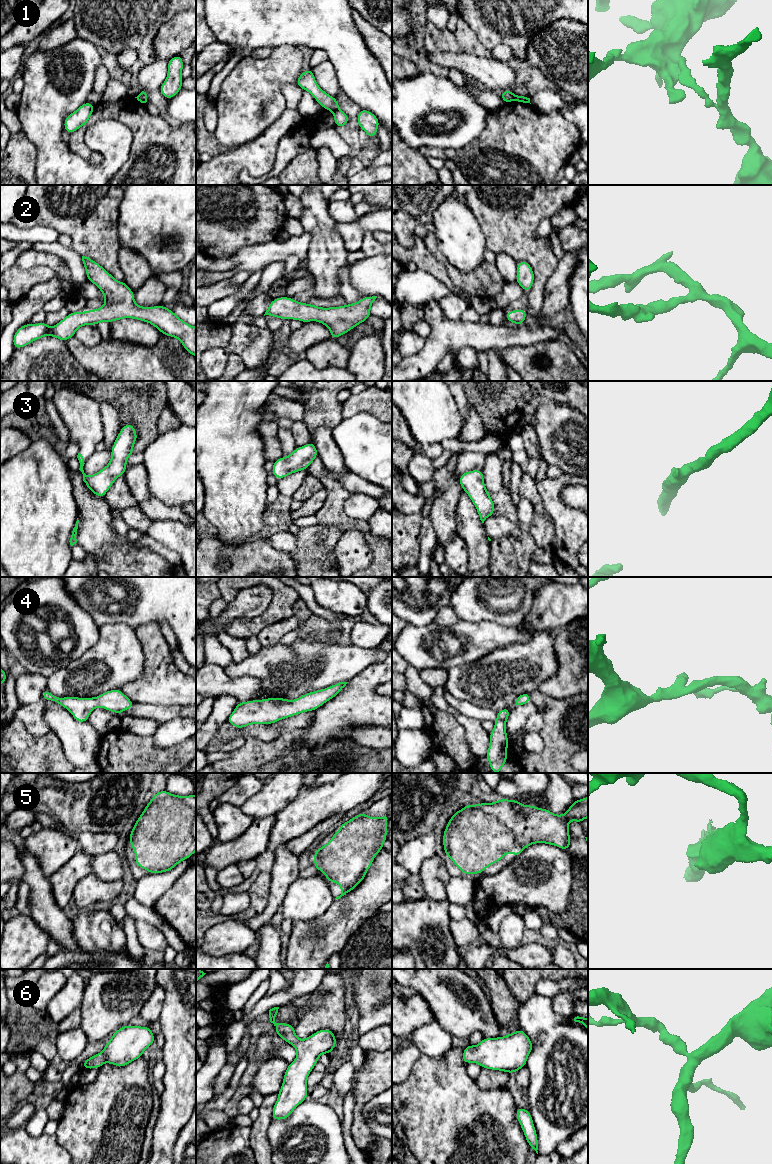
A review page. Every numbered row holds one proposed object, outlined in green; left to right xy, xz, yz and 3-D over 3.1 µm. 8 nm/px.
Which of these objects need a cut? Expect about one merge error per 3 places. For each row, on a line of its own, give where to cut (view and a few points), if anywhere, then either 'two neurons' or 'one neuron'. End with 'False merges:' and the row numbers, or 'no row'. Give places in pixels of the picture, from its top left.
1: xz (338, 109), (333, 111) | two neurons
2: no cut | one neuron
3: no cut | one neuron
4: no cut | one neuron
5: no cut | one neuron
6: no cut | one neuron
False merges: 1

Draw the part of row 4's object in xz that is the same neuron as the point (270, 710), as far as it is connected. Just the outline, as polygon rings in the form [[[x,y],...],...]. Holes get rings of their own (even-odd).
[[[339,682],[328,688],[303,694],[294,701],[285,698],[266,698],[238,702],[227,723],[241,729],[251,724],[274,724],[299,713],[314,711],[338,695],[347,683]]]

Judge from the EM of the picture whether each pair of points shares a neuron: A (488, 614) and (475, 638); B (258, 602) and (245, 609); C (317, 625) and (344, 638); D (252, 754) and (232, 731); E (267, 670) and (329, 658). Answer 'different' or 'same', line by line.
A: different
B: same
C: same
D: different
E: same

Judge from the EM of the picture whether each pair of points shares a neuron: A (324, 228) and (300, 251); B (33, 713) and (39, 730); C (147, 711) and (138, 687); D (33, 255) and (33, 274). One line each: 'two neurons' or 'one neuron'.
A: two neurons
B: one neuron
C: two neurons
D: two neurons

